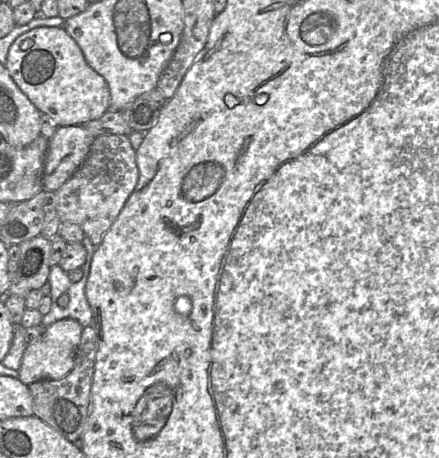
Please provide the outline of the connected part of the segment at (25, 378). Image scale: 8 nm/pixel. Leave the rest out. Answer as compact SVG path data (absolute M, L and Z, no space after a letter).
M70 318L59 320L46 328L45 333L24 351L18 379L29 386L40 380L59 380L70 373L74 367L75 356L81 341L83 327Z

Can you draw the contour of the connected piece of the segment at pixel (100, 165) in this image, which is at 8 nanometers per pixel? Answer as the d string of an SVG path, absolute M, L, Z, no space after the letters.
M126 135L95 138L79 169L56 191L57 213L62 222L78 224L97 247L113 225L139 179L136 151Z

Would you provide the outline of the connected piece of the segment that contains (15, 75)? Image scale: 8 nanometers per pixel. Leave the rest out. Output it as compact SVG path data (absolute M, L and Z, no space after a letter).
M38 27L20 35L9 49L6 68L19 89L40 113L48 115L57 127L84 126L110 110L110 89L107 82L90 67L81 48L64 27Z

